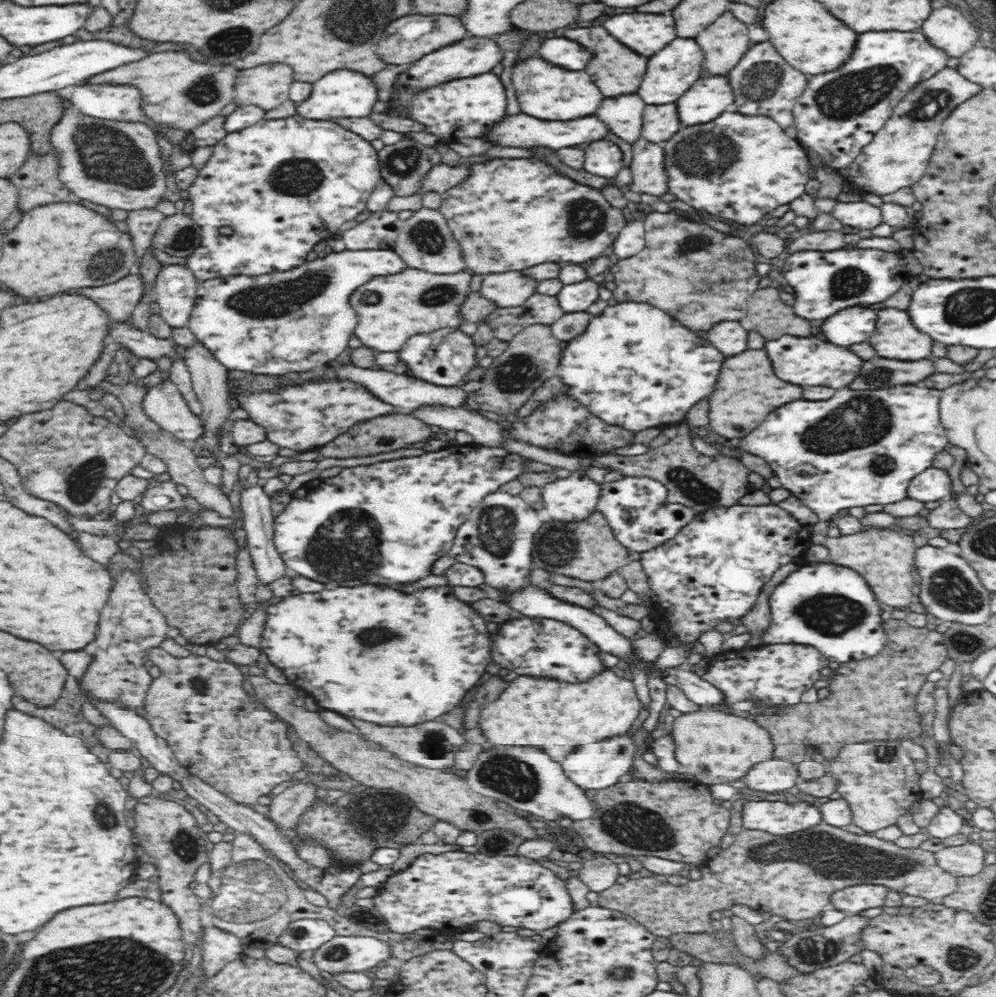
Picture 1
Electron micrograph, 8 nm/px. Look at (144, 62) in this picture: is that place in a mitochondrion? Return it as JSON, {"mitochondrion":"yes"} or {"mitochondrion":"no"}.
{"mitochondrion":"no"}

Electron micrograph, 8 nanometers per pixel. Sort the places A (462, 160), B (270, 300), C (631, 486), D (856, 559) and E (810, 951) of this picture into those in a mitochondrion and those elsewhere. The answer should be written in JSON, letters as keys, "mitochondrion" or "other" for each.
{"A":"other","B":"mitochondrion","C":"other","D":"other","E":"mitochondrion"}

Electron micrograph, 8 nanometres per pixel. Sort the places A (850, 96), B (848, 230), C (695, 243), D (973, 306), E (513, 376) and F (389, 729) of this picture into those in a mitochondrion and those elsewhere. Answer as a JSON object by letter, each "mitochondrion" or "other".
{"A":"mitochondrion","B":"other","C":"mitochondrion","D":"mitochondrion","E":"mitochondrion","F":"other"}

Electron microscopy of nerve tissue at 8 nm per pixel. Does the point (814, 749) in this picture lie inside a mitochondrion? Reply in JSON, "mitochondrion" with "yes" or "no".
{"mitochondrion":"no"}

